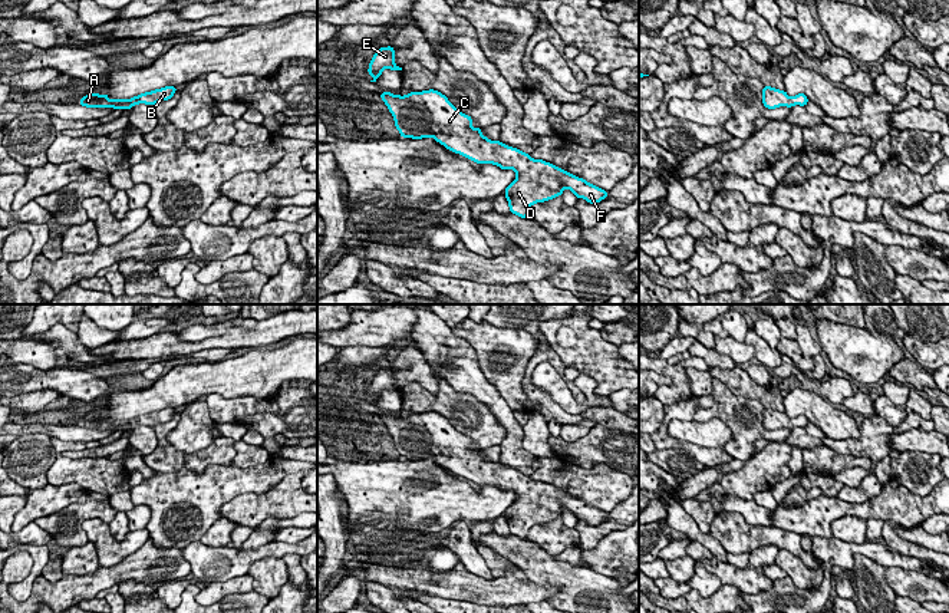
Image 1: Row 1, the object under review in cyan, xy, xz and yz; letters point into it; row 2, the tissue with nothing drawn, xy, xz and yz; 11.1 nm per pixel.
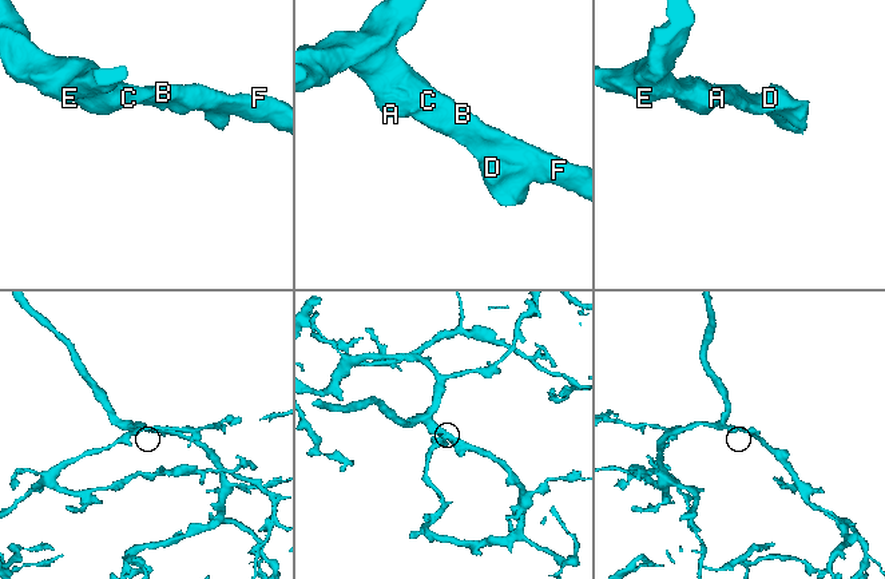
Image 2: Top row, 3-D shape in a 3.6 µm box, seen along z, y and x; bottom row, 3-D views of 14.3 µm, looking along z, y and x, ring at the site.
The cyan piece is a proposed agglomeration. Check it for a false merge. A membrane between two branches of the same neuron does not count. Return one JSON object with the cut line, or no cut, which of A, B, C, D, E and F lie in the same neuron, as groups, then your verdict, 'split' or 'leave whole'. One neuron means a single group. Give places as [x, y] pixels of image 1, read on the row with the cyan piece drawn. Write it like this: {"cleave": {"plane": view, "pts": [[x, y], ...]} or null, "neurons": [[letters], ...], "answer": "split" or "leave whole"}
{"cleave": null, "neurons": [["A", "B", "C", "D", "E", "F"]], "answer": "leave whole"}

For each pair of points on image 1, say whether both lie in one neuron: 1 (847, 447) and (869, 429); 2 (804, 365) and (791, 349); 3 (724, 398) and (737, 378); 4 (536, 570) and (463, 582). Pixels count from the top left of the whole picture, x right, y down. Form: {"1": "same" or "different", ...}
{"1": "same", "2": "same", "3": "different", "4": "different"}

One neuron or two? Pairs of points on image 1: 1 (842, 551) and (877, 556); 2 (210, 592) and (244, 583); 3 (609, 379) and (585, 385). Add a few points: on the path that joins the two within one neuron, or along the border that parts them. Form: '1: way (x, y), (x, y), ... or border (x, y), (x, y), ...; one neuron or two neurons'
1: way (850, 549), (869, 549); one neuron
2: way (218, 590), (236, 586); one neuron
3: border (580, 372), (596, 382), (596, 394), (608, 396); two neurons

